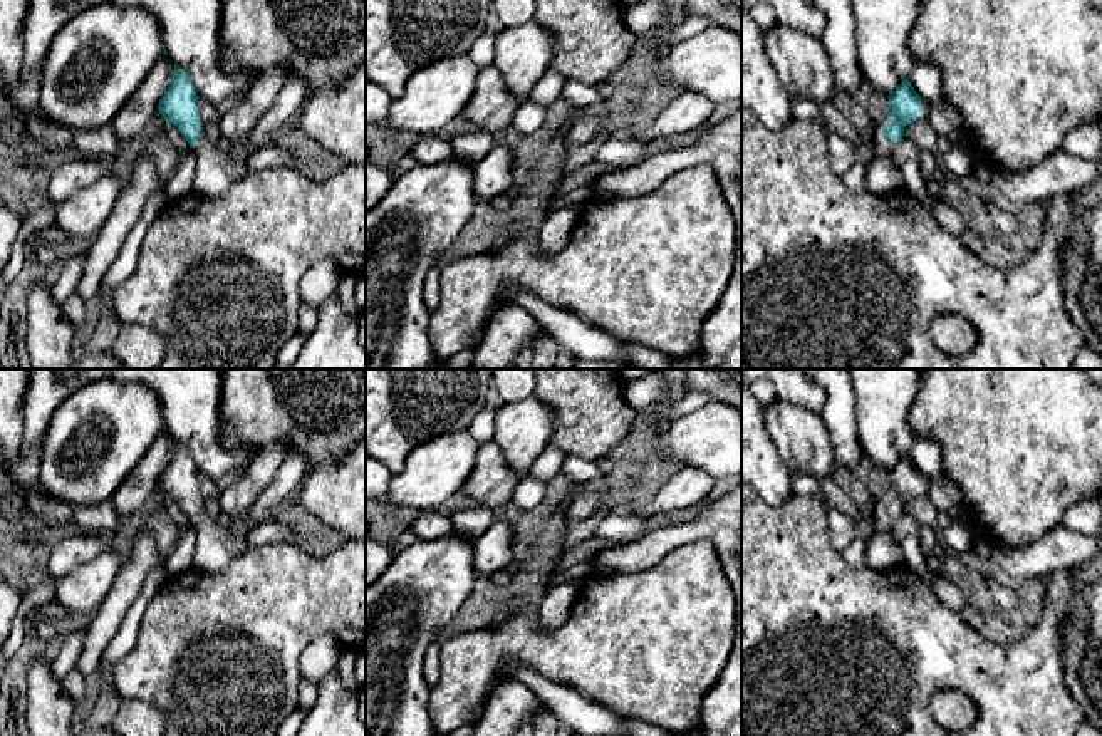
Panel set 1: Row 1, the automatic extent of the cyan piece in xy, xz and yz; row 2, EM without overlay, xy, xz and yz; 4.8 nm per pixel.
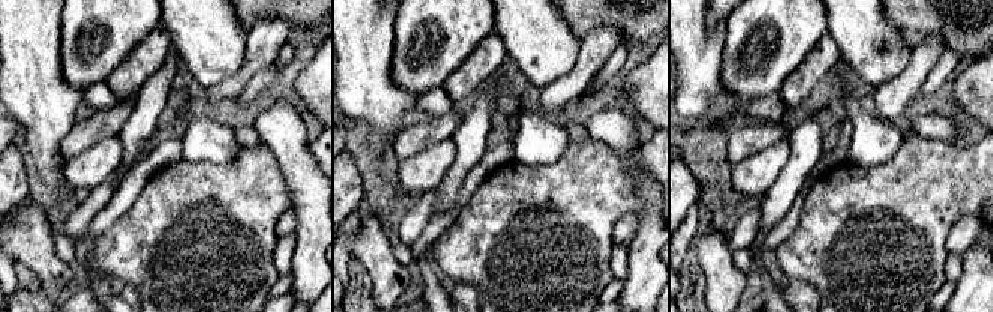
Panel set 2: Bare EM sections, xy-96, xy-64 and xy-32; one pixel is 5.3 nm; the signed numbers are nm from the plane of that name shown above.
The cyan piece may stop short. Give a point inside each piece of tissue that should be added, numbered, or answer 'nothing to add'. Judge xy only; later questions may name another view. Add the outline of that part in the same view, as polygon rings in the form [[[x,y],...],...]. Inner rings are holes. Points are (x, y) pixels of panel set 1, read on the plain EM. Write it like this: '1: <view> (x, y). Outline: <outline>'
1: xy (217, 547). Outline: [[[198,513],[191,526],[196,531],[193,568],[216,573],[248,550],[245,533],[233,533],[228,526],[218,525],[210,515]]]

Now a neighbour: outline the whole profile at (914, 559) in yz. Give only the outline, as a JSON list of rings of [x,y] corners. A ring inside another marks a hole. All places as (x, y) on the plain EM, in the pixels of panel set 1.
[[[916,535],[906,536],[899,542],[904,557],[902,565],[917,573],[921,578],[933,582],[938,575],[929,568],[923,545]]]

